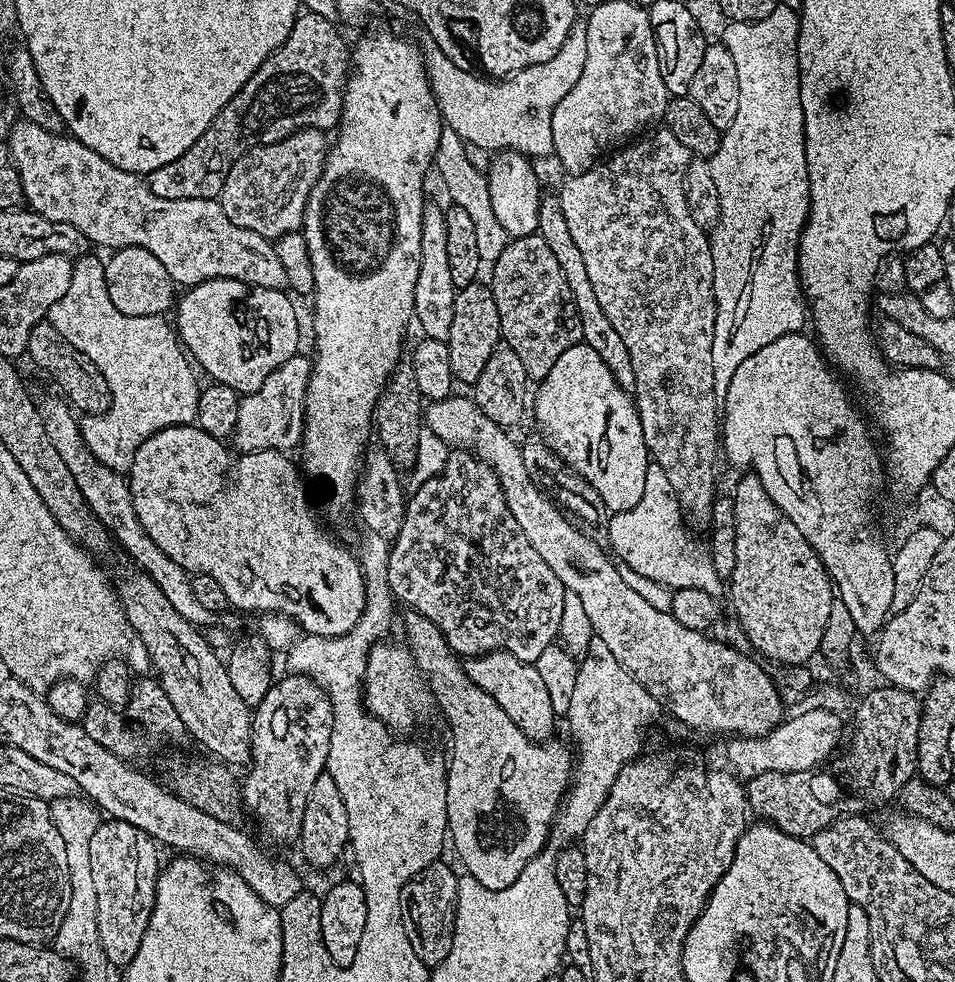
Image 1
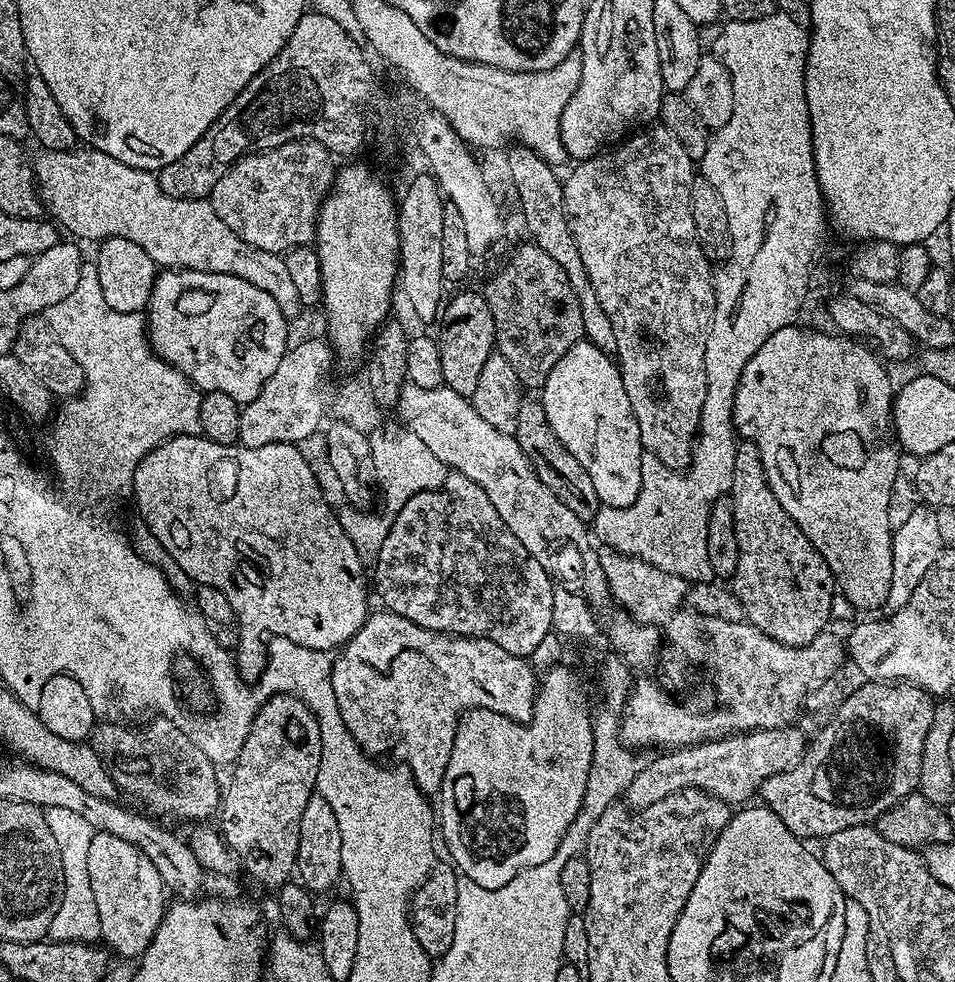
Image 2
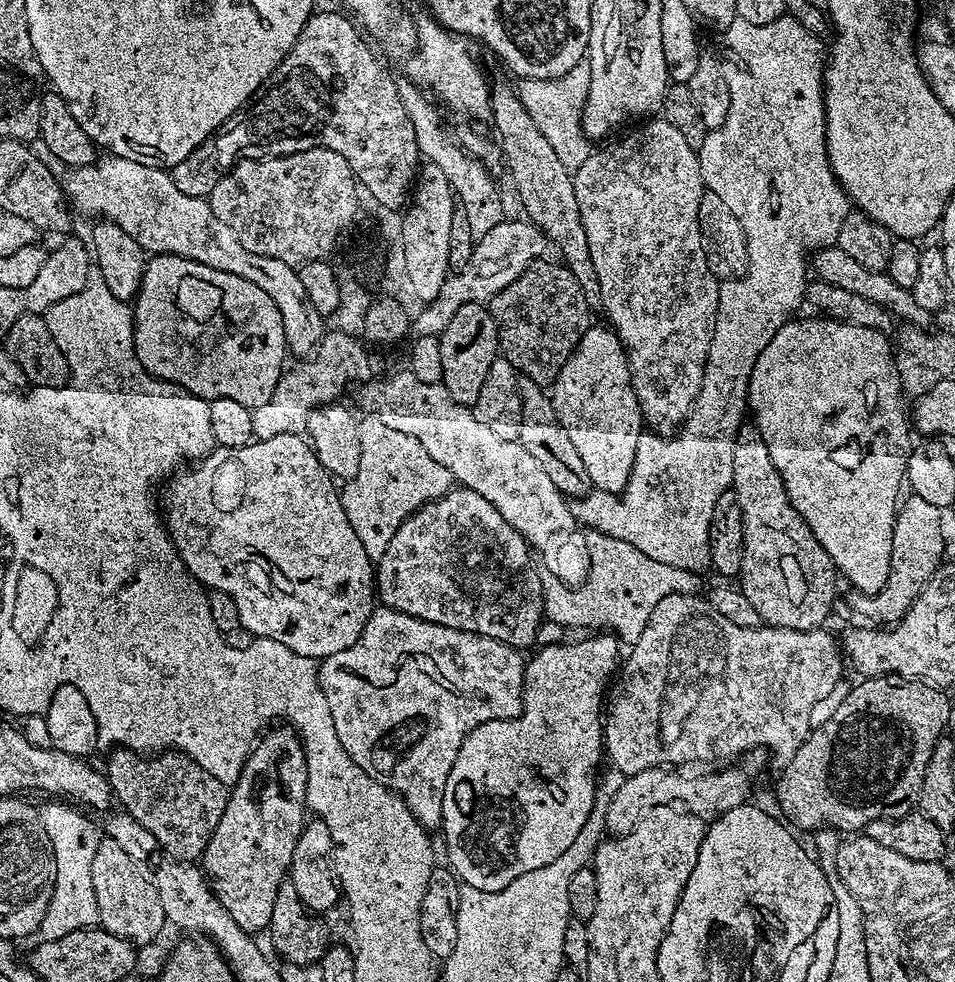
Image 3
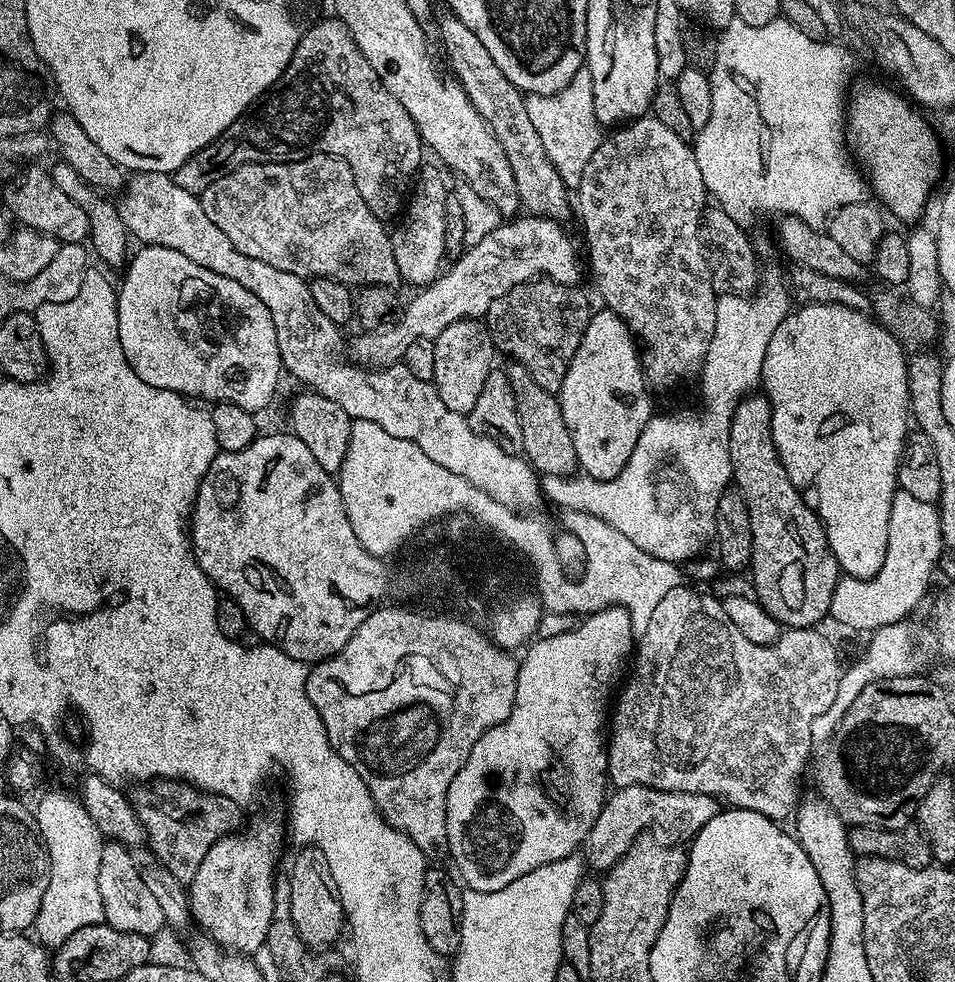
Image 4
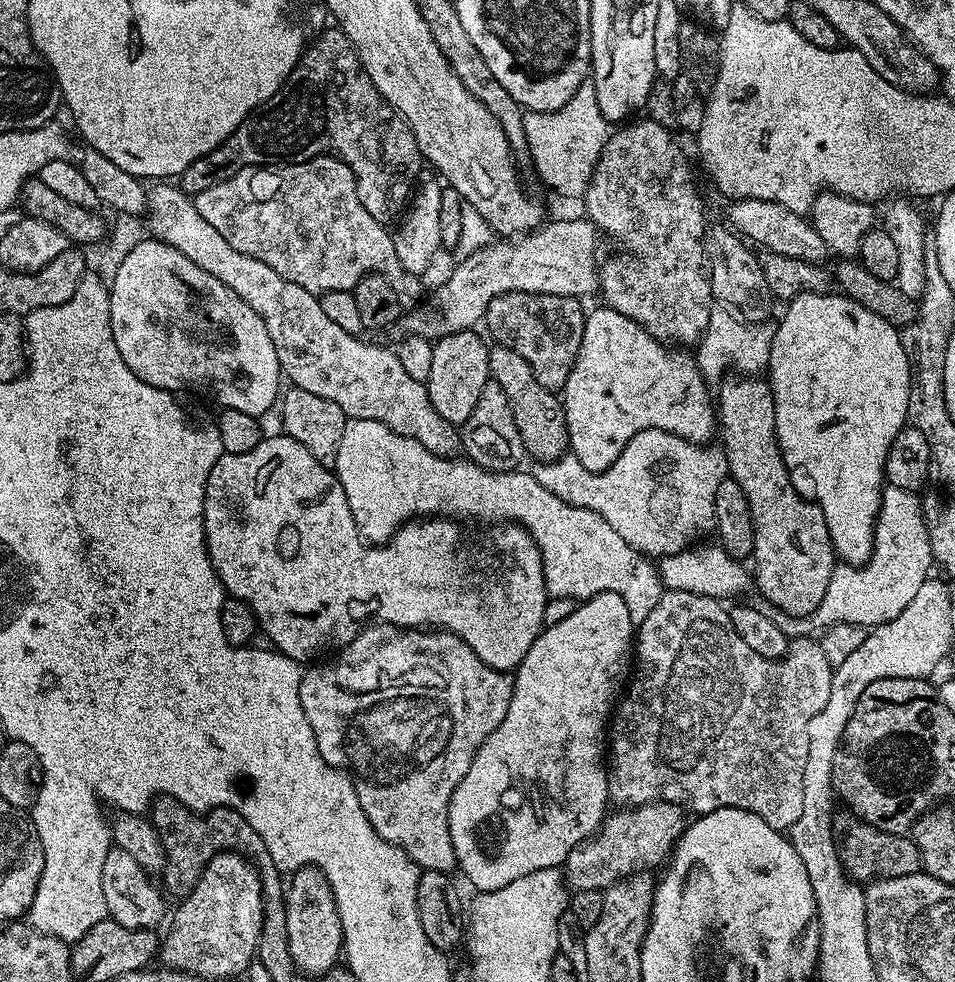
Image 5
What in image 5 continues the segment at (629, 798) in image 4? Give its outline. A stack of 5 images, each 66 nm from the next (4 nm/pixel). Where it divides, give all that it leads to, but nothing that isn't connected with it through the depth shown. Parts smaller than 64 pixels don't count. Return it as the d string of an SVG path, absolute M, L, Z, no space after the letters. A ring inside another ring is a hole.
M657 800L654 804L624 806L605 816L604 823L594 835L578 845L562 865L566 884L572 892L598 890L616 884L626 876L633 875L643 864L665 863L680 835L686 827L685 809L678 804Z

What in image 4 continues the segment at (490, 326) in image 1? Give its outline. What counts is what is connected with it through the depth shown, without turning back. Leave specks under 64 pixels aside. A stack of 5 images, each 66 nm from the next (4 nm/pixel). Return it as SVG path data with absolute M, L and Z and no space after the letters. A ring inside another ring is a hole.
M483 319L450 322L450 326L446 326L446 330L442 330L442 334L434 340L434 374L431 381L438 390L438 398L442 398L450 410L467 416L470 410L474 410L474 402L478 402L478 394L482 394L486 378L494 371L492 359L497 359L497 356L492 332Z

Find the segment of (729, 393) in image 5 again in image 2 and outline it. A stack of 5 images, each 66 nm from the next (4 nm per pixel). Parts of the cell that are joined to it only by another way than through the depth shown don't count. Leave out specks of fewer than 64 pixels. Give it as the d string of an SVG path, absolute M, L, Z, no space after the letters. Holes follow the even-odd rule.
M740 442L736 446L734 458L734 478L730 493L734 502L734 528L738 534L738 566L730 581L740 605L744 608L744 620L753 624L762 634L782 642L786 646L801 648L812 644L817 634L825 631L832 620L832 600L838 594L838 585L832 576L830 566L814 550L810 538L802 534L798 522L782 510L782 502L774 496L762 458L750 442Z

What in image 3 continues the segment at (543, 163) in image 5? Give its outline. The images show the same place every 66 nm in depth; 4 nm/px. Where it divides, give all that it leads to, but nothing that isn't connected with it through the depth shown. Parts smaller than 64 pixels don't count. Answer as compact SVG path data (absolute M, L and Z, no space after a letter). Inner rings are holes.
M581 62L578 66L574 66L574 70L566 70L566 74L562 74L562 78L521 79L519 84L518 95L522 106L526 106L526 114L530 114L534 126L541 131L542 138L546 138L546 142L550 142L554 154L558 154L558 158L562 158L562 166L566 166L569 170L582 166L582 162L586 162L590 151L589 137L584 135L580 125L582 110L590 90L590 70L587 63Z

